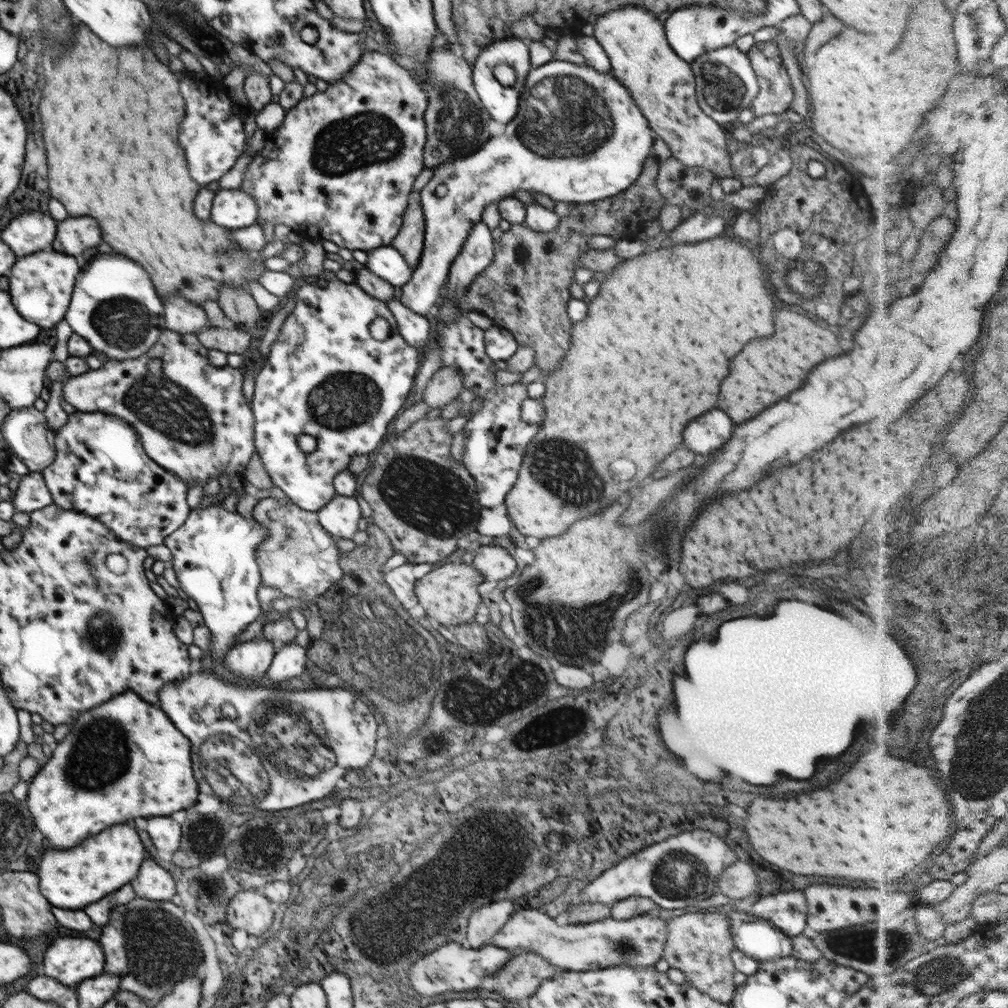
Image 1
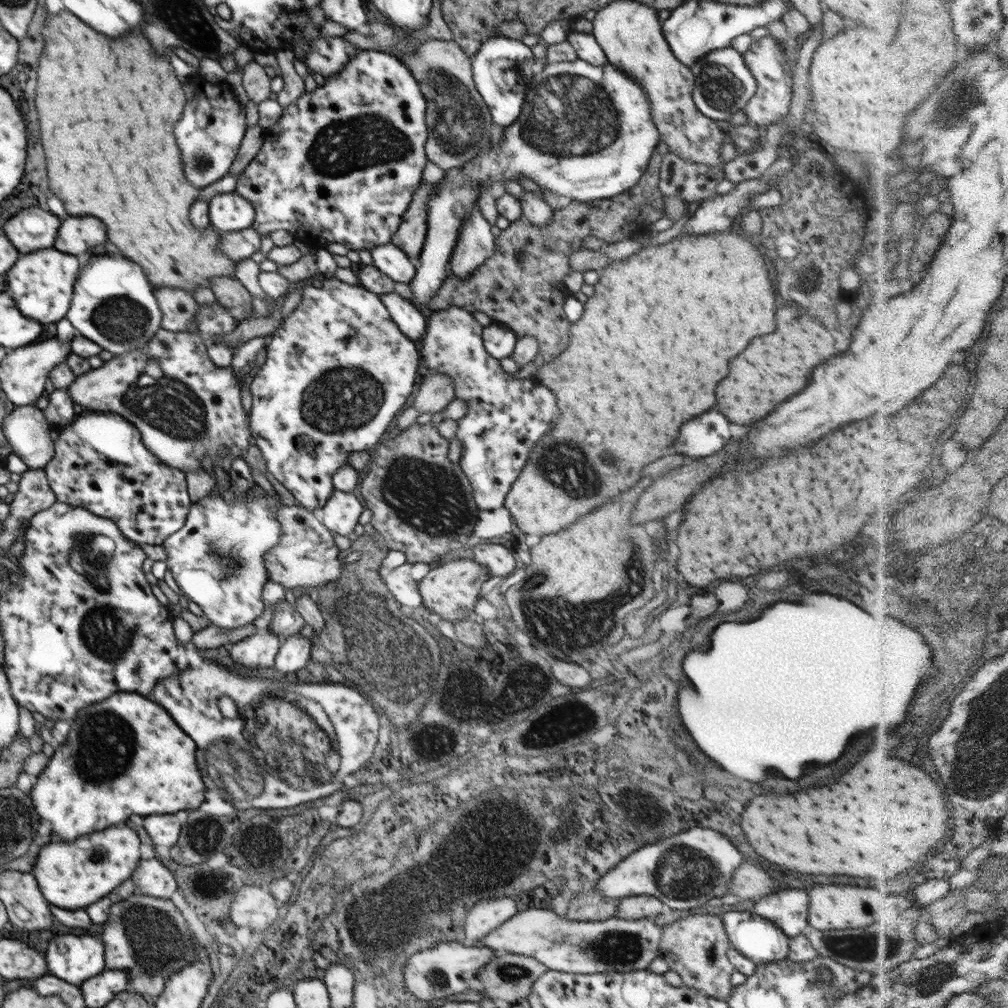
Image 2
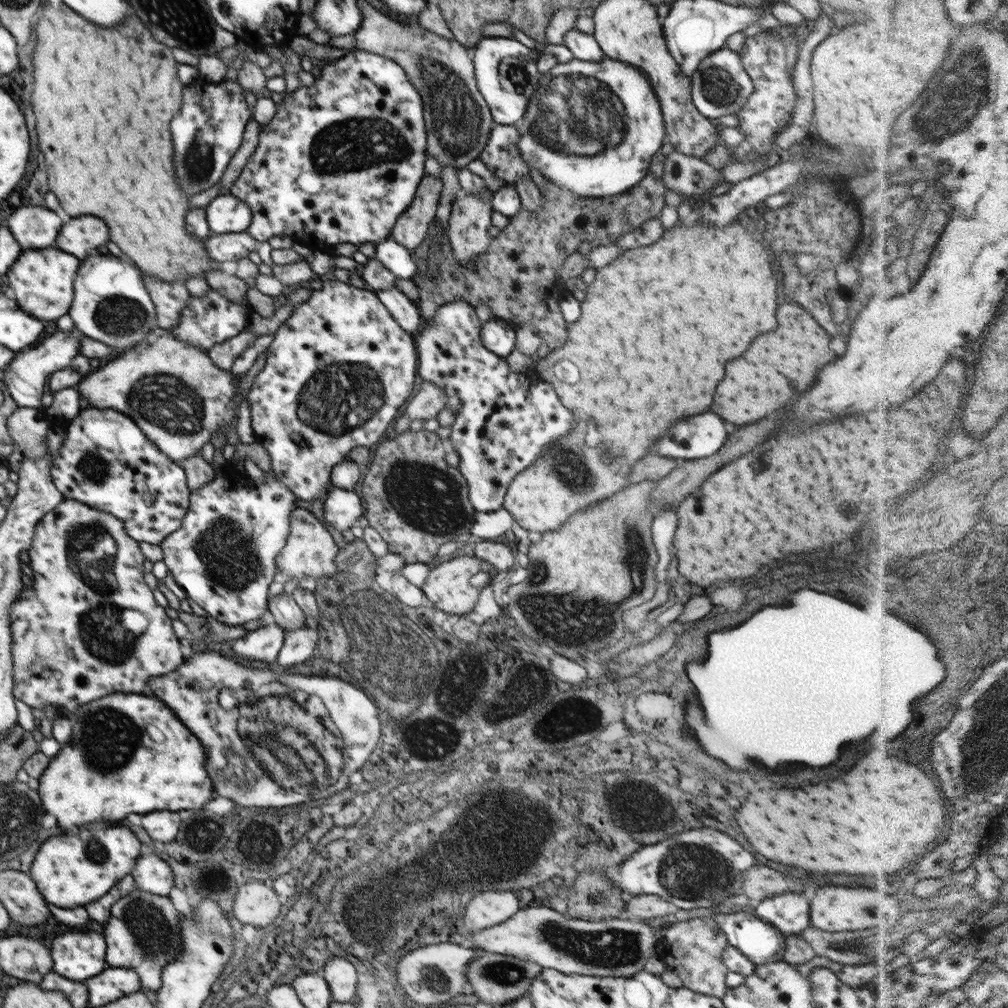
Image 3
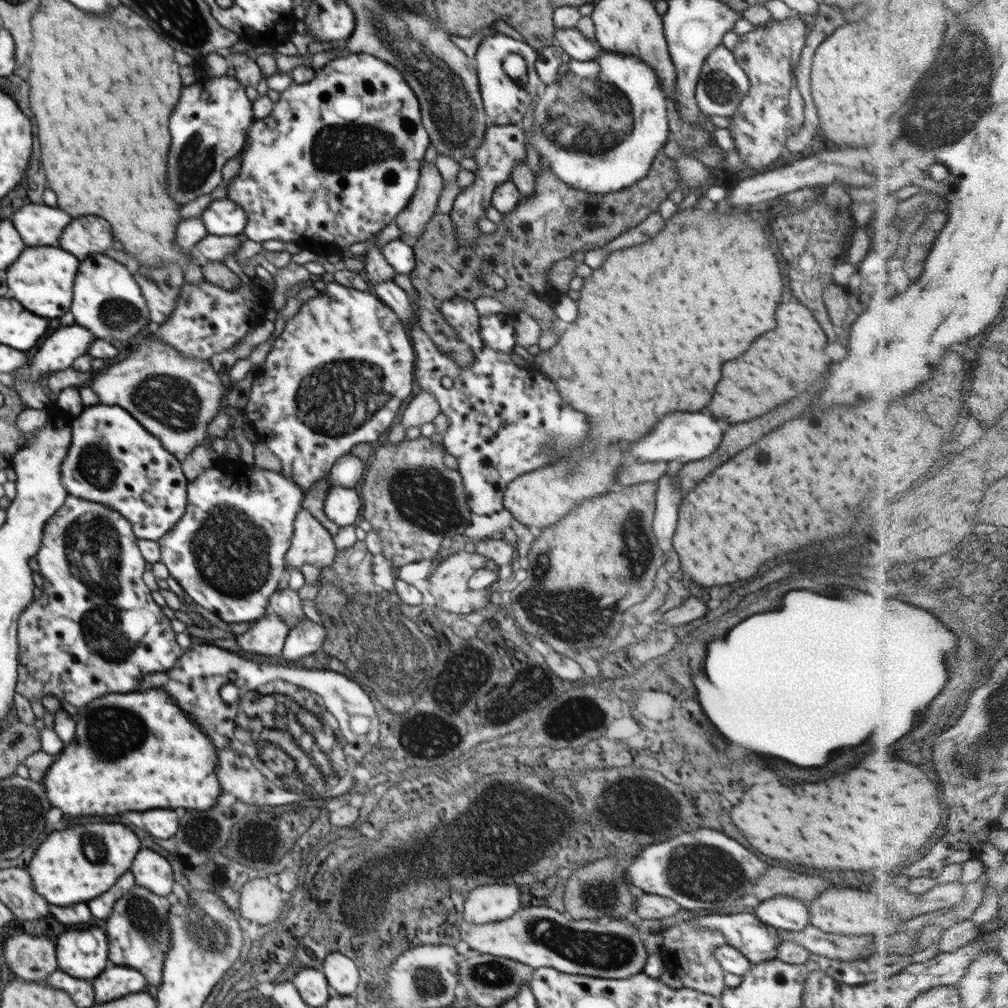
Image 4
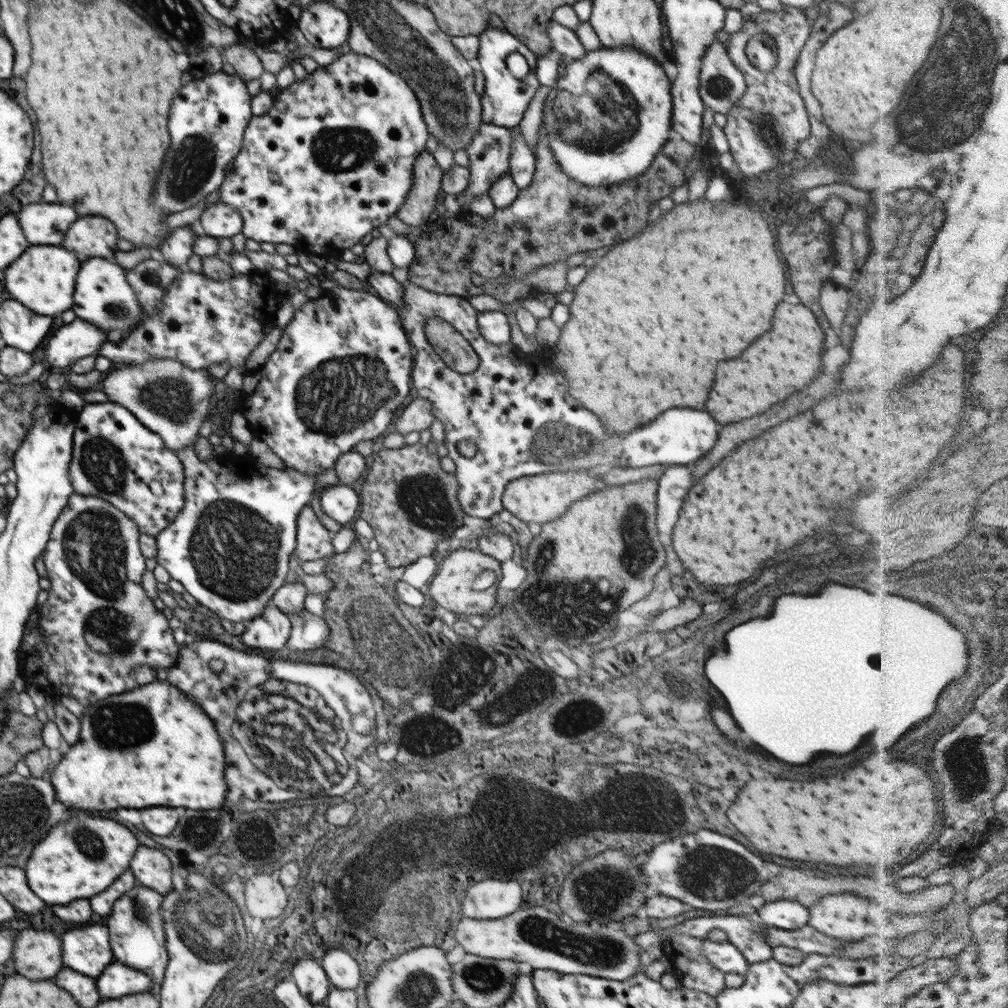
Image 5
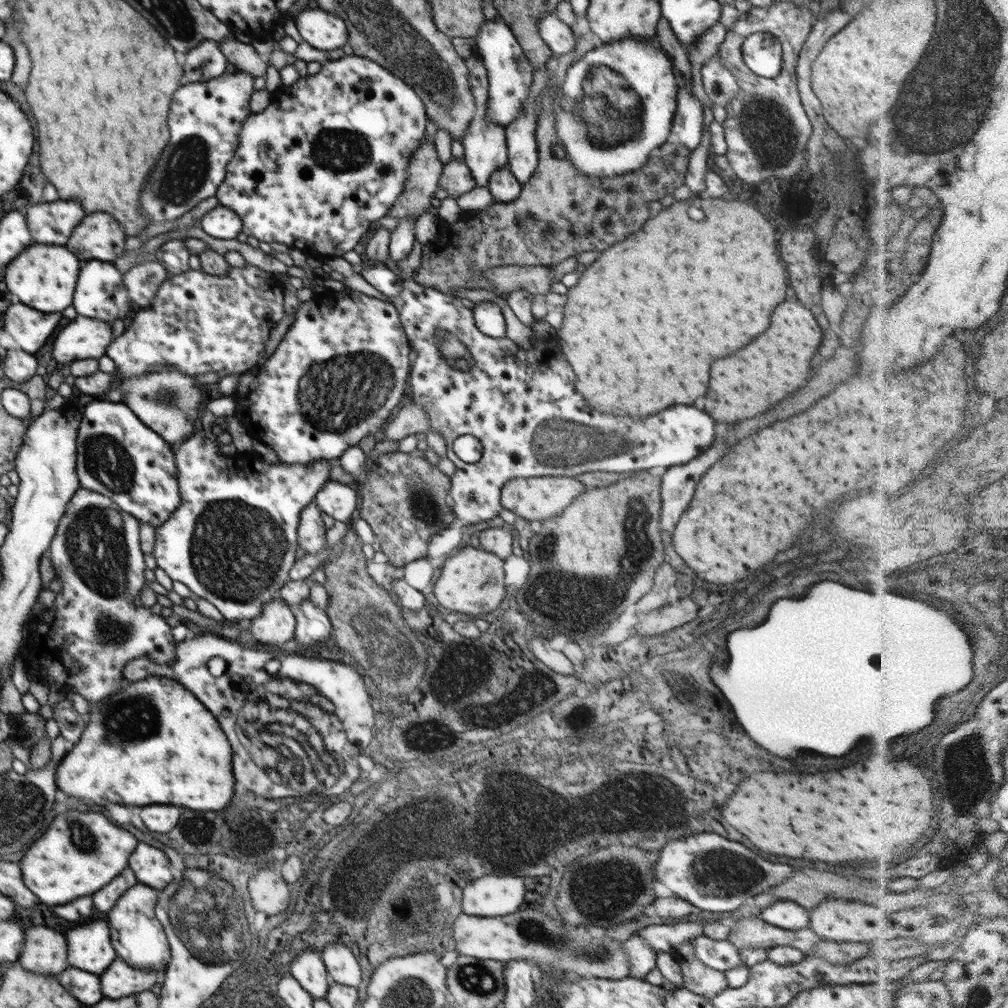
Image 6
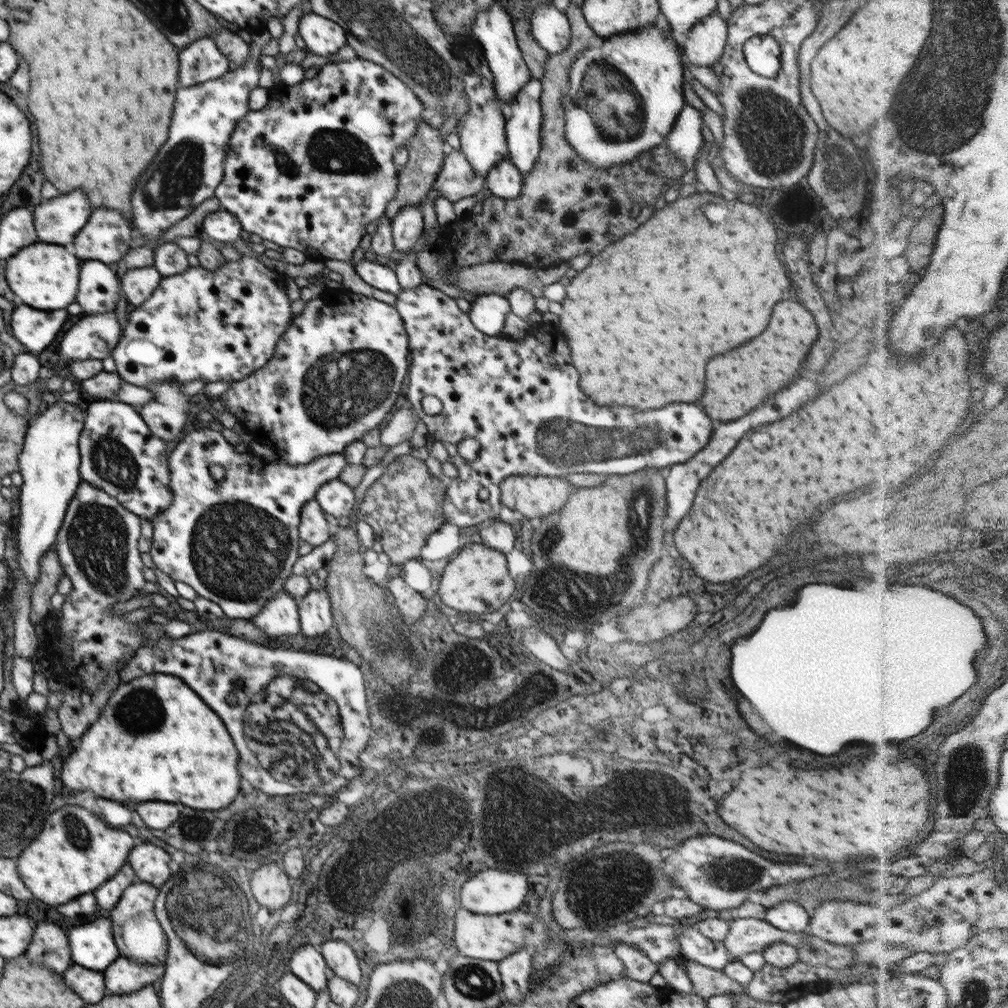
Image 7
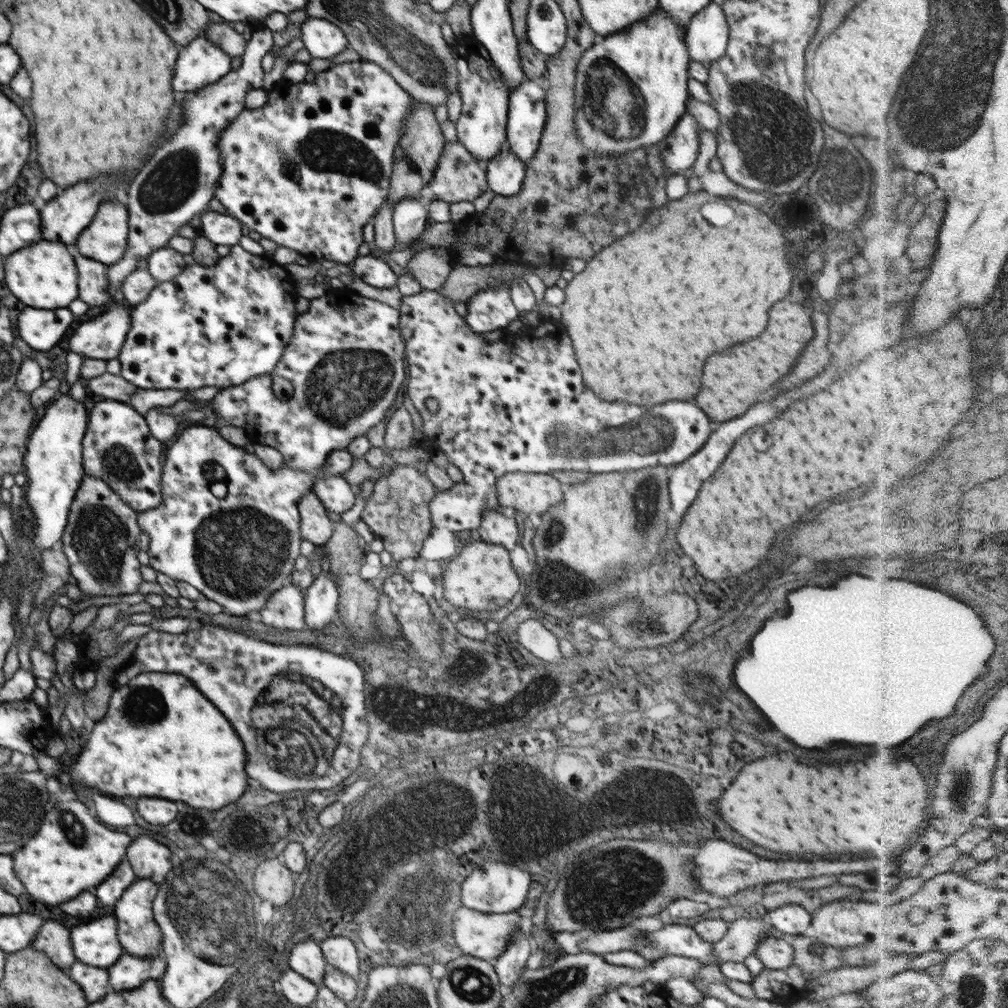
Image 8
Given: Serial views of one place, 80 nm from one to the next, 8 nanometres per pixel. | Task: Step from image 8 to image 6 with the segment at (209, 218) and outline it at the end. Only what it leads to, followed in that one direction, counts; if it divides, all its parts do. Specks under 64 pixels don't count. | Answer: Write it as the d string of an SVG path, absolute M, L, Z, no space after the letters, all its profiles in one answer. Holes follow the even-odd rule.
M220 204L202 217L200 226L208 236L220 240L236 239L238 234L243 231L240 216Z

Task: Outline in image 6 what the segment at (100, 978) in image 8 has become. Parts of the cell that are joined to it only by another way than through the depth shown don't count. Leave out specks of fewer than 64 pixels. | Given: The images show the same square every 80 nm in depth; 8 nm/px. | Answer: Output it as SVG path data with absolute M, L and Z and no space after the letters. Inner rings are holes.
M68 968L58 976L58 980L64 989L81 1004L94 1006L105 999L100 988L100 976L96 974L90 974L78 968Z

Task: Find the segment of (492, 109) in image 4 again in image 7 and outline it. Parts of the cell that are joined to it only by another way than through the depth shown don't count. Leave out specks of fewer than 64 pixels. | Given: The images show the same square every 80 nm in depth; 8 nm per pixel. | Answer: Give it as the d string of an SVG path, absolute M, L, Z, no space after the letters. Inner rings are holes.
M492 2L488 10L480 10L474 20L472 36L481 44L484 58L495 78L495 91L499 96L499 101L503 106L503 115L508 118L511 115L511 98L531 79L528 67L522 57L522 52L518 46L514 32L514 26L510 15L502 8L501 2Z

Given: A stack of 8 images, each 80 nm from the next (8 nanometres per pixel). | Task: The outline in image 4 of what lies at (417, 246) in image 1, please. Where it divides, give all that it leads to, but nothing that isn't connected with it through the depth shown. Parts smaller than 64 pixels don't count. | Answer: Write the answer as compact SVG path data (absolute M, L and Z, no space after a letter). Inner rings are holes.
M425 159L421 164L418 186L408 201L407 207L395 218L402 234L418 238L434 216L443 191L444 181L435 163Z

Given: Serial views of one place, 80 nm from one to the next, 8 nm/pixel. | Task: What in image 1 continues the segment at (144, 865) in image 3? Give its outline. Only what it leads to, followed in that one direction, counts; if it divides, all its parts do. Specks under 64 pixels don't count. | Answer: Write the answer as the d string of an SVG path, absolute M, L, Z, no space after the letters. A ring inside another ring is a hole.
M144 860L138 876L130 882L140 898L153 901L170 901L177 894L174 877L154 860Z

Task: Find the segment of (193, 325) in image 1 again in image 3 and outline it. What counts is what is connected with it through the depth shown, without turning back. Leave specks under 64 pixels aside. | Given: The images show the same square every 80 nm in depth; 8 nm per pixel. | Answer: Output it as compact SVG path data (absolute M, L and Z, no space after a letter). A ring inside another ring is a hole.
M143 274L143 283L154 303L158 326L169 330L177 325L190 296L185 284L182 281L169 283L150 274Z

